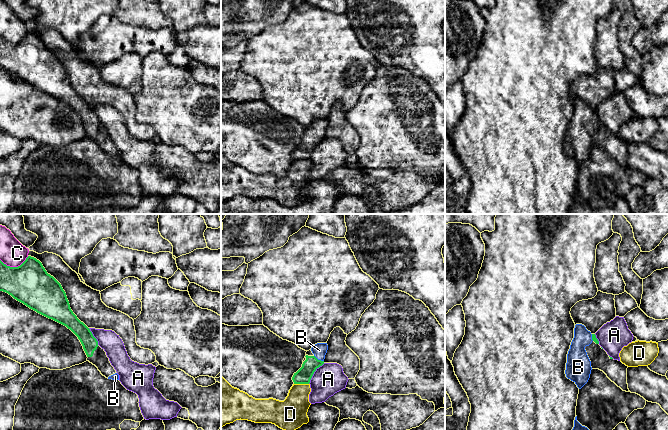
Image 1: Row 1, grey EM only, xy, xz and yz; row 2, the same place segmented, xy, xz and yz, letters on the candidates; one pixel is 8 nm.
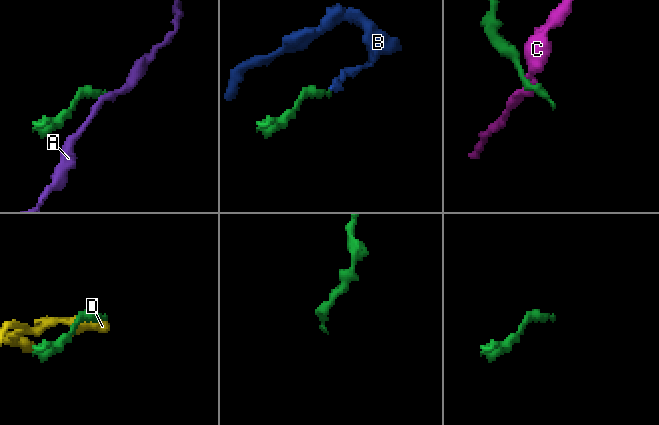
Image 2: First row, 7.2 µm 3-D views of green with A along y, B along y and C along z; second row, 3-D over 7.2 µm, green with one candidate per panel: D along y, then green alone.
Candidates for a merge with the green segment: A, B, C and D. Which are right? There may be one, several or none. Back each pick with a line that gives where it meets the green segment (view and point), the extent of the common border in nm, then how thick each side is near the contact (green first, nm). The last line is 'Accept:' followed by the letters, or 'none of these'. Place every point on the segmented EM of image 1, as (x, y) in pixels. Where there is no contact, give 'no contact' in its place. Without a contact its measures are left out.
B: contact xz (319, 360); length 90 nm; calibres 130 and 120 nm
Accept: B

